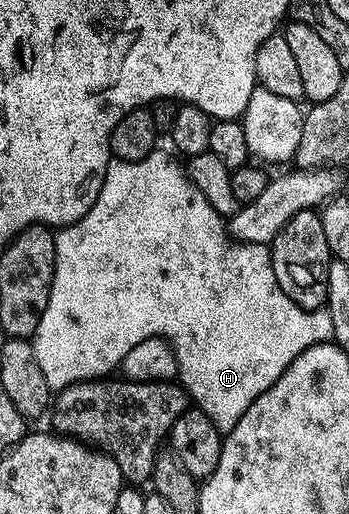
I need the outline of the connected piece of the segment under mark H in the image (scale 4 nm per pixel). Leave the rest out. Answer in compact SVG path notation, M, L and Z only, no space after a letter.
M157 151L146 155L146 159L141 161L109 161L106 179L102 183L102 191L98 191L94 207L90 207L90 211L82 219L72 225L63 226L56 233L56 266L50 287L50 299L46 303L46 311L42 311L42 323L38 323L36 334L30 340L49 390L59 391L78 381L95 381L115 374L126 351L142 343L142 339L163 337L172 346L176 356L176 372L179 384L184 386L184 392L194 402L195 408L204 412L210 423L214 423L216 430L227 435L236 426L238 419L246 415L246 407L250 407L250 403L254 403L258 395L267 391L287 371L290 363L298 359L298 355L302 355L302 351L306 351L311 345L333 340L332 324L327 308L303 309L288 298L286 291L278 287L278 279L272 266L271 248L268 245L255 245L250 241L234 239L226 228L225 218L218 211L214 211L214 207L210 207L210 199L206 199L206 195L198 191L185 166L179 165L175 161L177 158L172 157L167 157L163 151Z

